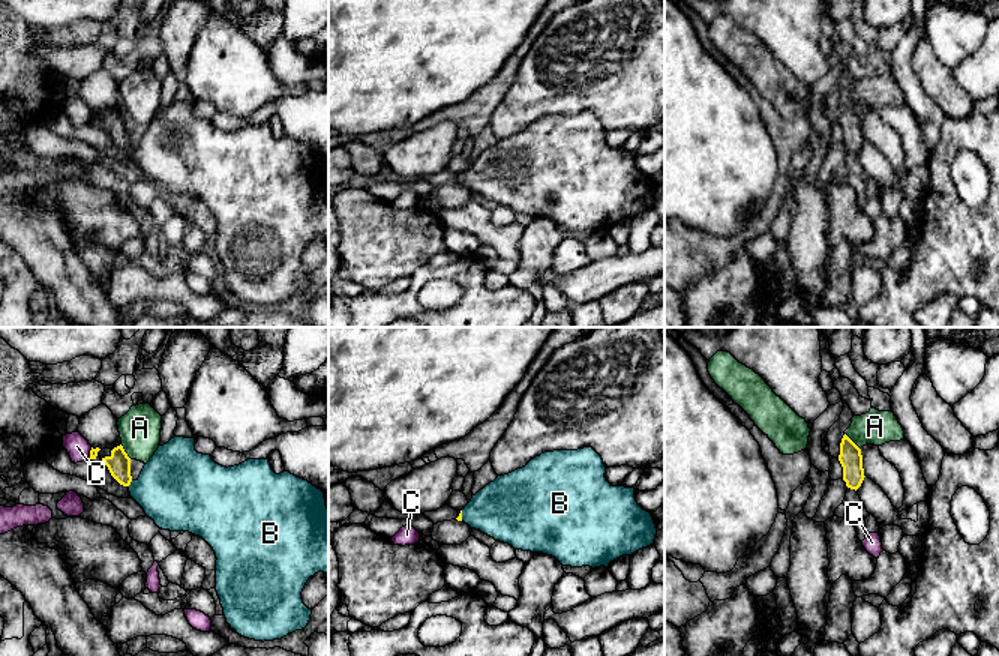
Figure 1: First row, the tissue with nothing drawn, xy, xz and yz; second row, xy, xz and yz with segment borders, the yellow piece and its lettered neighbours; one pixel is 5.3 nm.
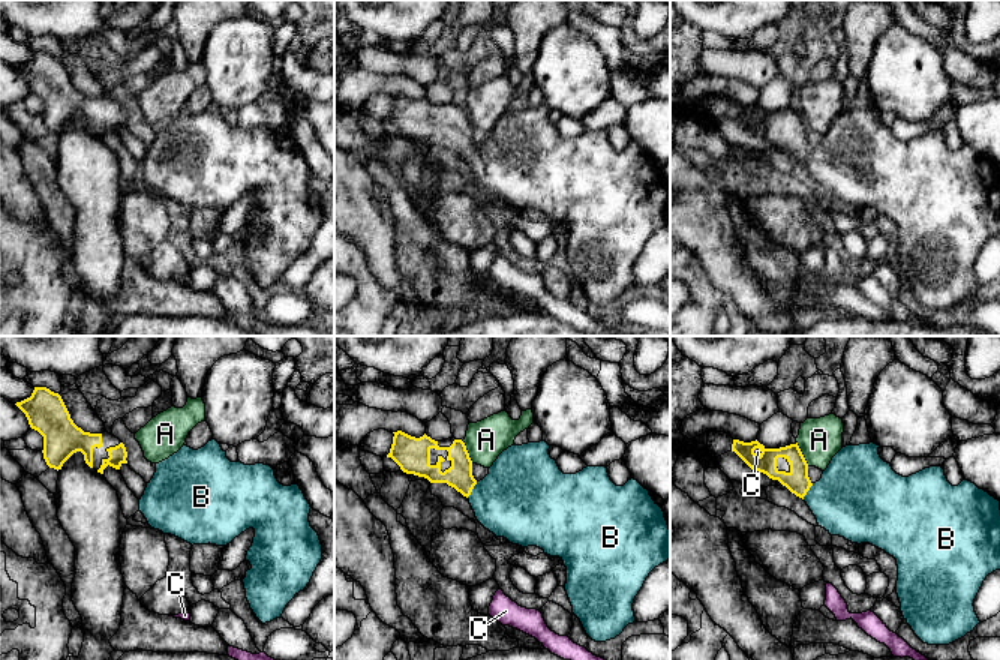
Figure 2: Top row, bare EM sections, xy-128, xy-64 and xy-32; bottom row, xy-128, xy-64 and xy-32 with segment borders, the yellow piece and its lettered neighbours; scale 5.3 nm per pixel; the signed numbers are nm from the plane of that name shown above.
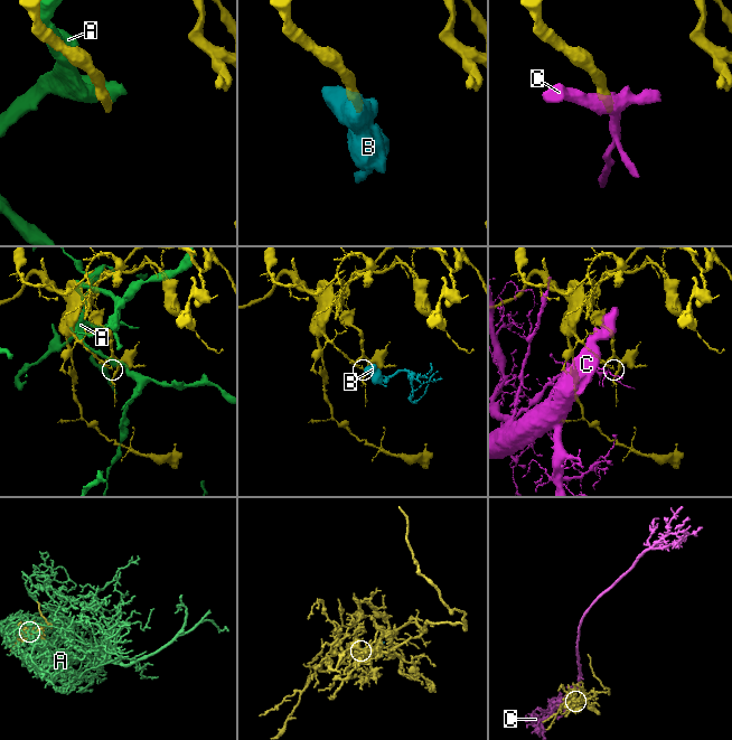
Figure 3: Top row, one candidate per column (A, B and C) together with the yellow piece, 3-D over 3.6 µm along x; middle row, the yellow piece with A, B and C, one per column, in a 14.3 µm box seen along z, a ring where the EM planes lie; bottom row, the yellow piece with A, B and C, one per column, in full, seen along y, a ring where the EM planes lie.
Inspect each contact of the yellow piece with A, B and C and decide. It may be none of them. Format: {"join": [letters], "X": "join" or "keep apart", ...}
{"join": ["B"], "A": "keep apart", "B": "join", "C": "keep apart"}

